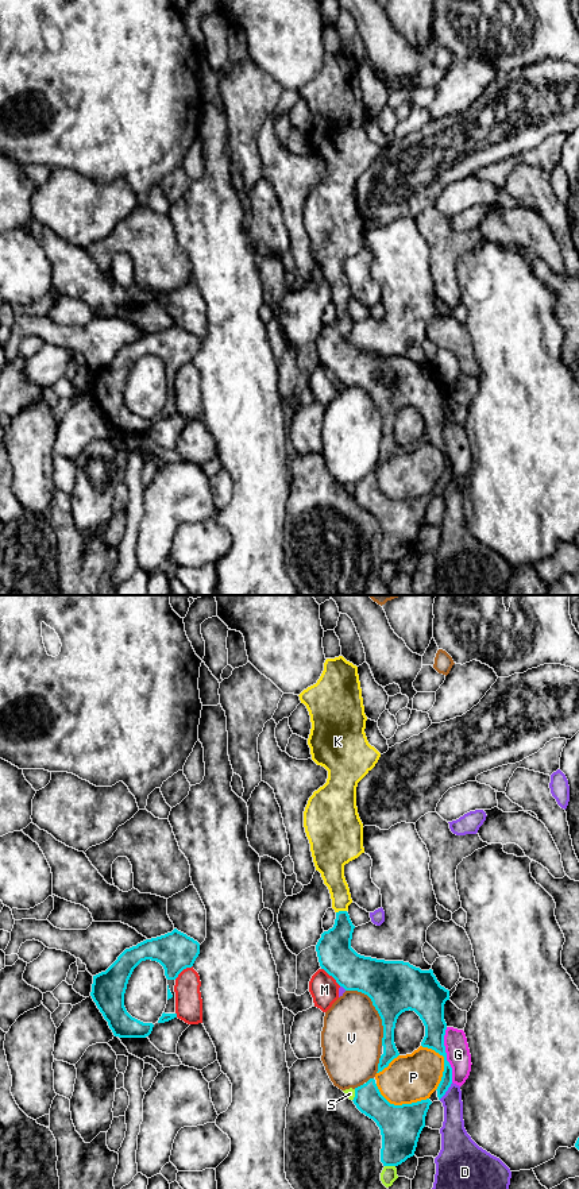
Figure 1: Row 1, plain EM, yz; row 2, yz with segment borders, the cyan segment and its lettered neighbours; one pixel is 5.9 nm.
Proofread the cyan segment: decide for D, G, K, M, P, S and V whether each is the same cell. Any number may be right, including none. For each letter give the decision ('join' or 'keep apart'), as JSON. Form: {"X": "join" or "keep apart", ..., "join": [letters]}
{"D": "keep apart", "G": "keep apart", "K": "join", "M": "keep apart", "P": "keep apart", "S": "keep apart", "V": "keep apart", "join": ["K"]}

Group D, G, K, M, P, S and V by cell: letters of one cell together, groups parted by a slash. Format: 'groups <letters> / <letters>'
groups D / G / K / M / P / S / V

